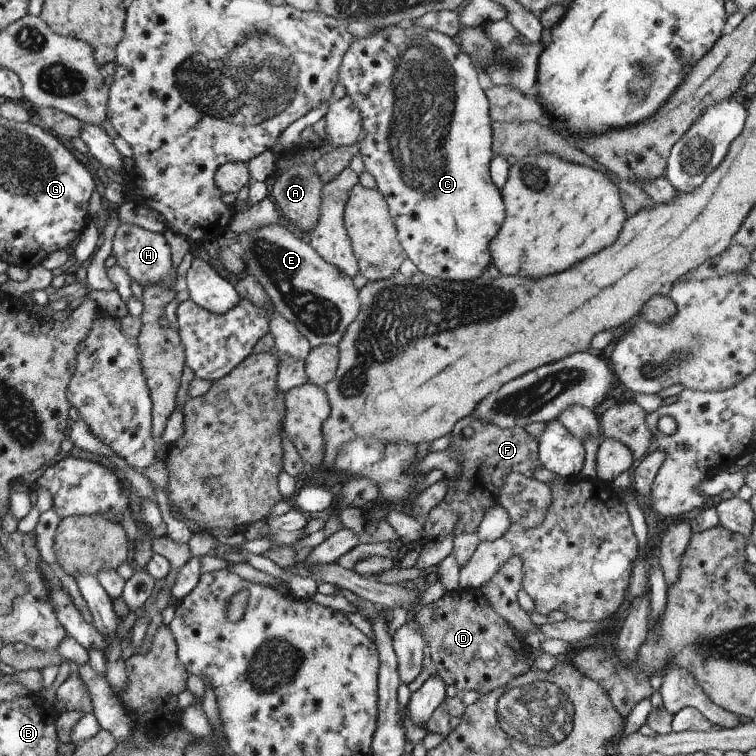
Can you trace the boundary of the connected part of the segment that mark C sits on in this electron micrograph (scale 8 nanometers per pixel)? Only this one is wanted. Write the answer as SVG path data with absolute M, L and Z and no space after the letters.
M418 24L392 25L368 34L366 38L355 38L342 58L338 80L346 90L346 96L356 104L362 118L364 138L360 141L358 156L362 158L364 168L375 178L376 188L388 203L389 213L396 225L397 237L406 256L416 268L432 278L452 280L452 282L468 282L478 278L491 266L490 241L500 230L505 219L505 206L501 190L492 180L489 164L494 156L491 146L493 130L490 118L489 100L478 82L478 73L469 56L454 42L453 38L436 30L426 30Z

